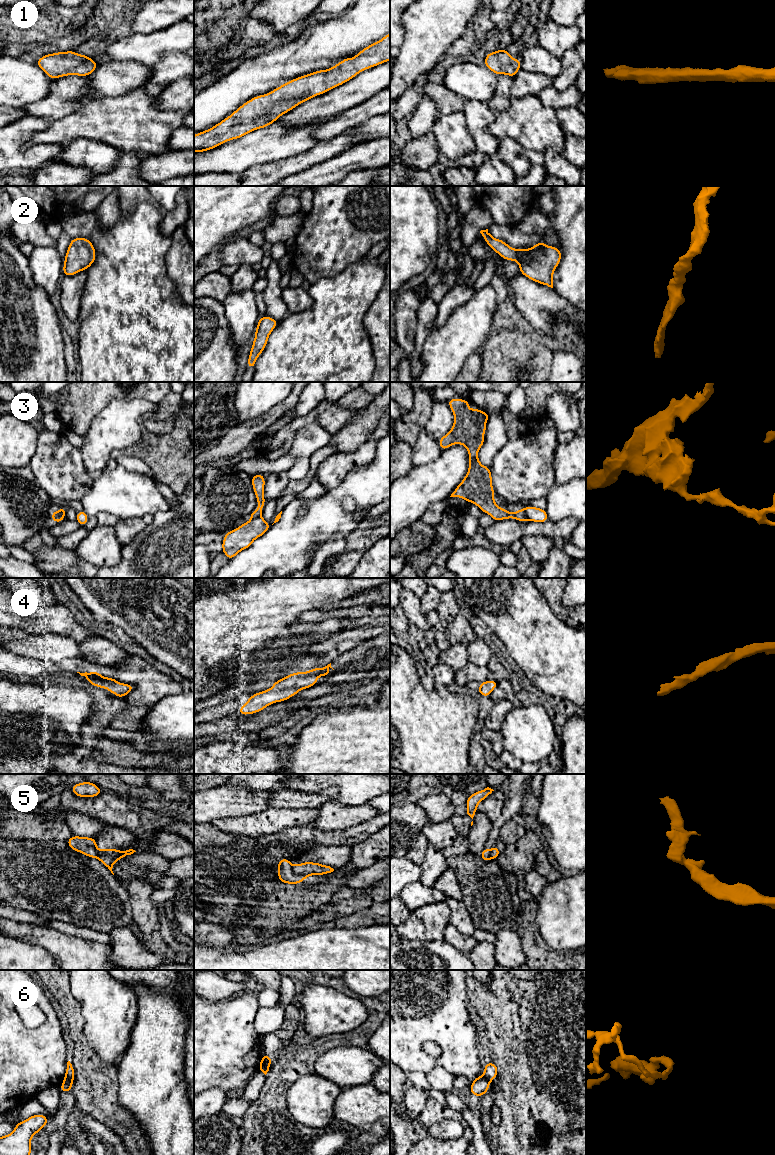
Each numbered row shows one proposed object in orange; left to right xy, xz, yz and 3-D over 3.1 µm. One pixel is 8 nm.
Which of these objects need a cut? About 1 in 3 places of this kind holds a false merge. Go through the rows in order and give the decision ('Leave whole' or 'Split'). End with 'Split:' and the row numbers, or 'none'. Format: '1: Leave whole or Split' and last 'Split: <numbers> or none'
1: Leave whole
2: Leave whole
3: Split
4: Leave whole
5: Split
6: Split
Split: 3, 5, 6

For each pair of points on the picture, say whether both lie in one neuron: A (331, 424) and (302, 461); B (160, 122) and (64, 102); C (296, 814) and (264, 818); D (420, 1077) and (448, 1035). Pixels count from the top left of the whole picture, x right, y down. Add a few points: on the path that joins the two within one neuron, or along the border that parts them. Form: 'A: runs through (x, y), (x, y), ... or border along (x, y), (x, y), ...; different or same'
A: border along (302, 426), (308, 423), (318, 423), (331, 435); different
B: border along (96, 96), (83, 98), (77, 108), (59, 118); different
C: runs through (288, 818), (272, 820); same
D: border along (405, 1072), (424, 1072), (427, 1075); different

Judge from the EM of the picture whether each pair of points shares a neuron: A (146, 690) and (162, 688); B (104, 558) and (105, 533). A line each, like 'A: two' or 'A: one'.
A: one
B: one

